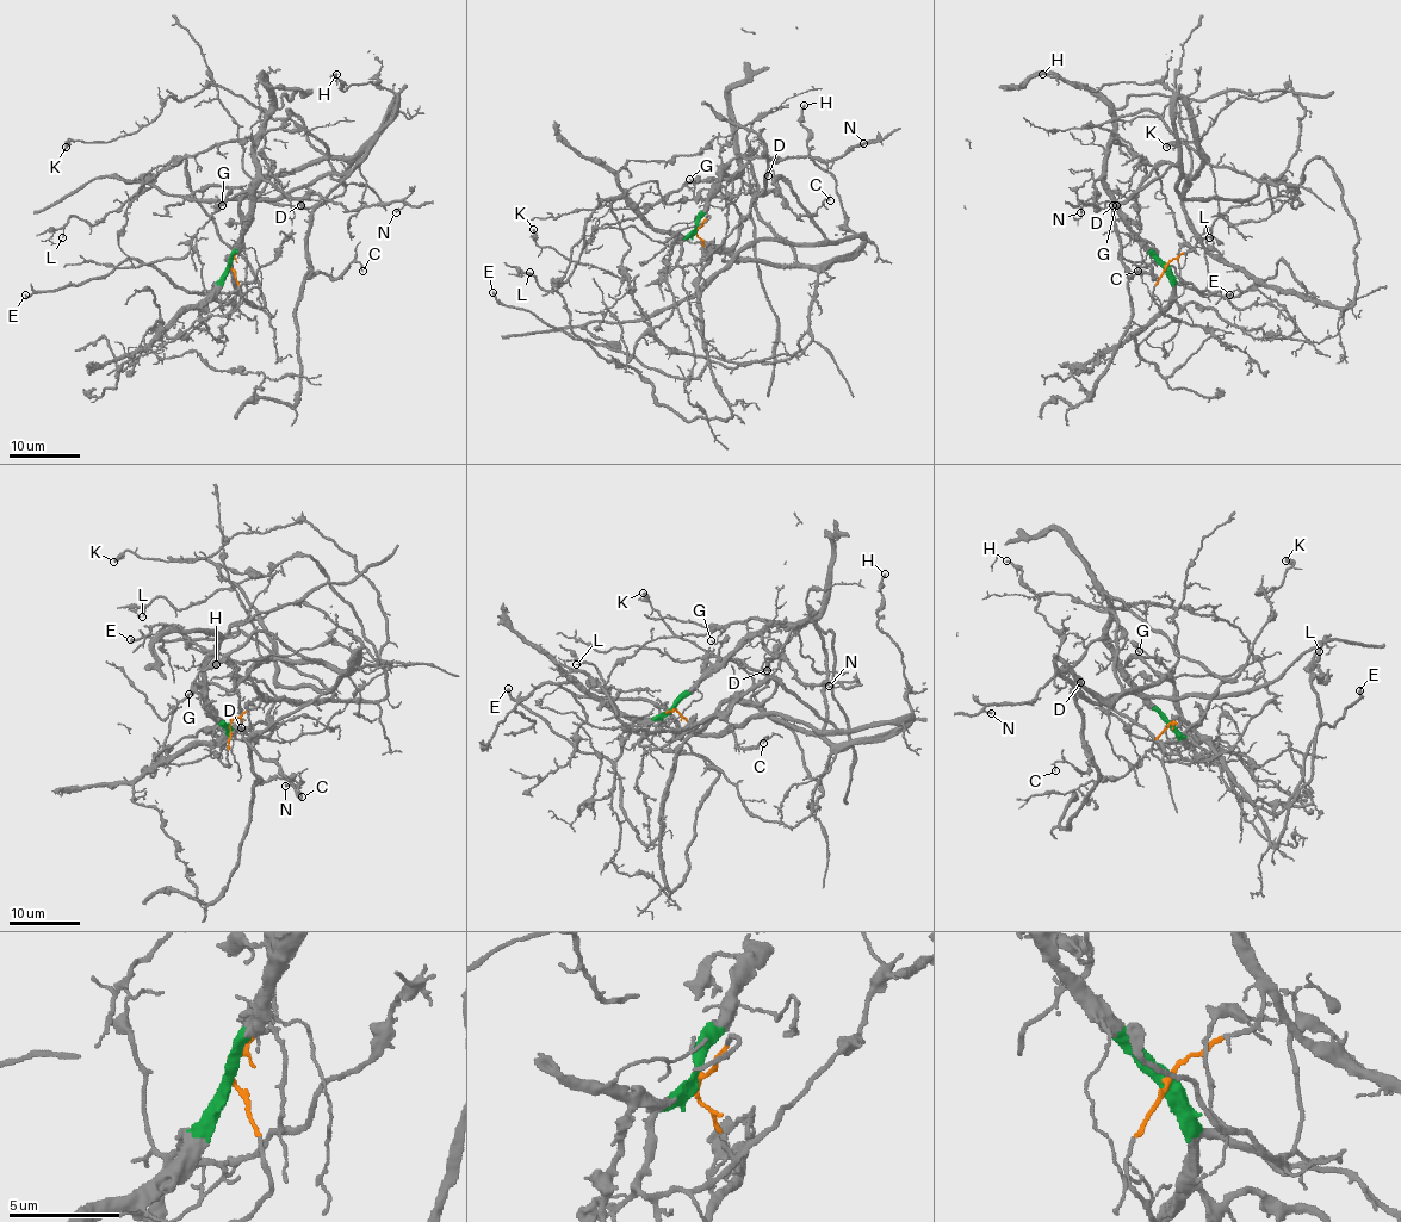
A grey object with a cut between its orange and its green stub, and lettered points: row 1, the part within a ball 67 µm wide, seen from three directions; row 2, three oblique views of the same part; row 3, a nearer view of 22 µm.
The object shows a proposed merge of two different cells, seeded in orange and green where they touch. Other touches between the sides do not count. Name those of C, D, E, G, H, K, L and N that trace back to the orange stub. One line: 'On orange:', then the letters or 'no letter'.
On orange: C, D, E, G, H, K, L

